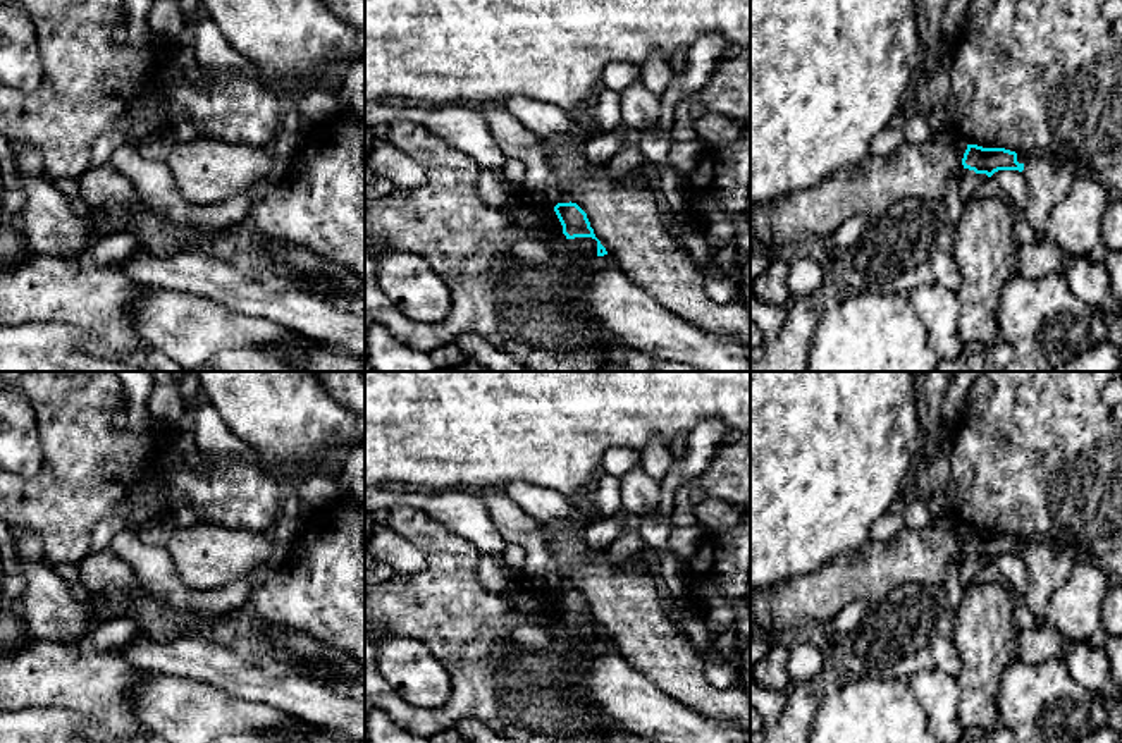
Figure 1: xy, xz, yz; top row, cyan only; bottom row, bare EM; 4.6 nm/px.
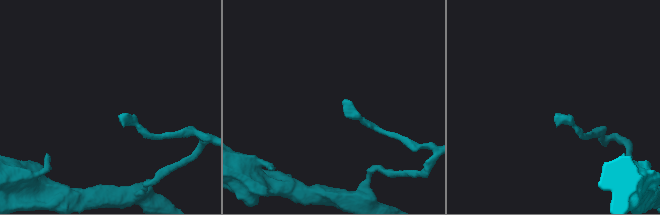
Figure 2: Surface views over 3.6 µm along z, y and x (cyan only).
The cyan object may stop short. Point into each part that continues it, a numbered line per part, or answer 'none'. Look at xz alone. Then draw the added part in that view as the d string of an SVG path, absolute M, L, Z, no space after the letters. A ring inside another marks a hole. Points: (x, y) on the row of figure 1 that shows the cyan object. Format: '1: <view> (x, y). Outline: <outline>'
none

